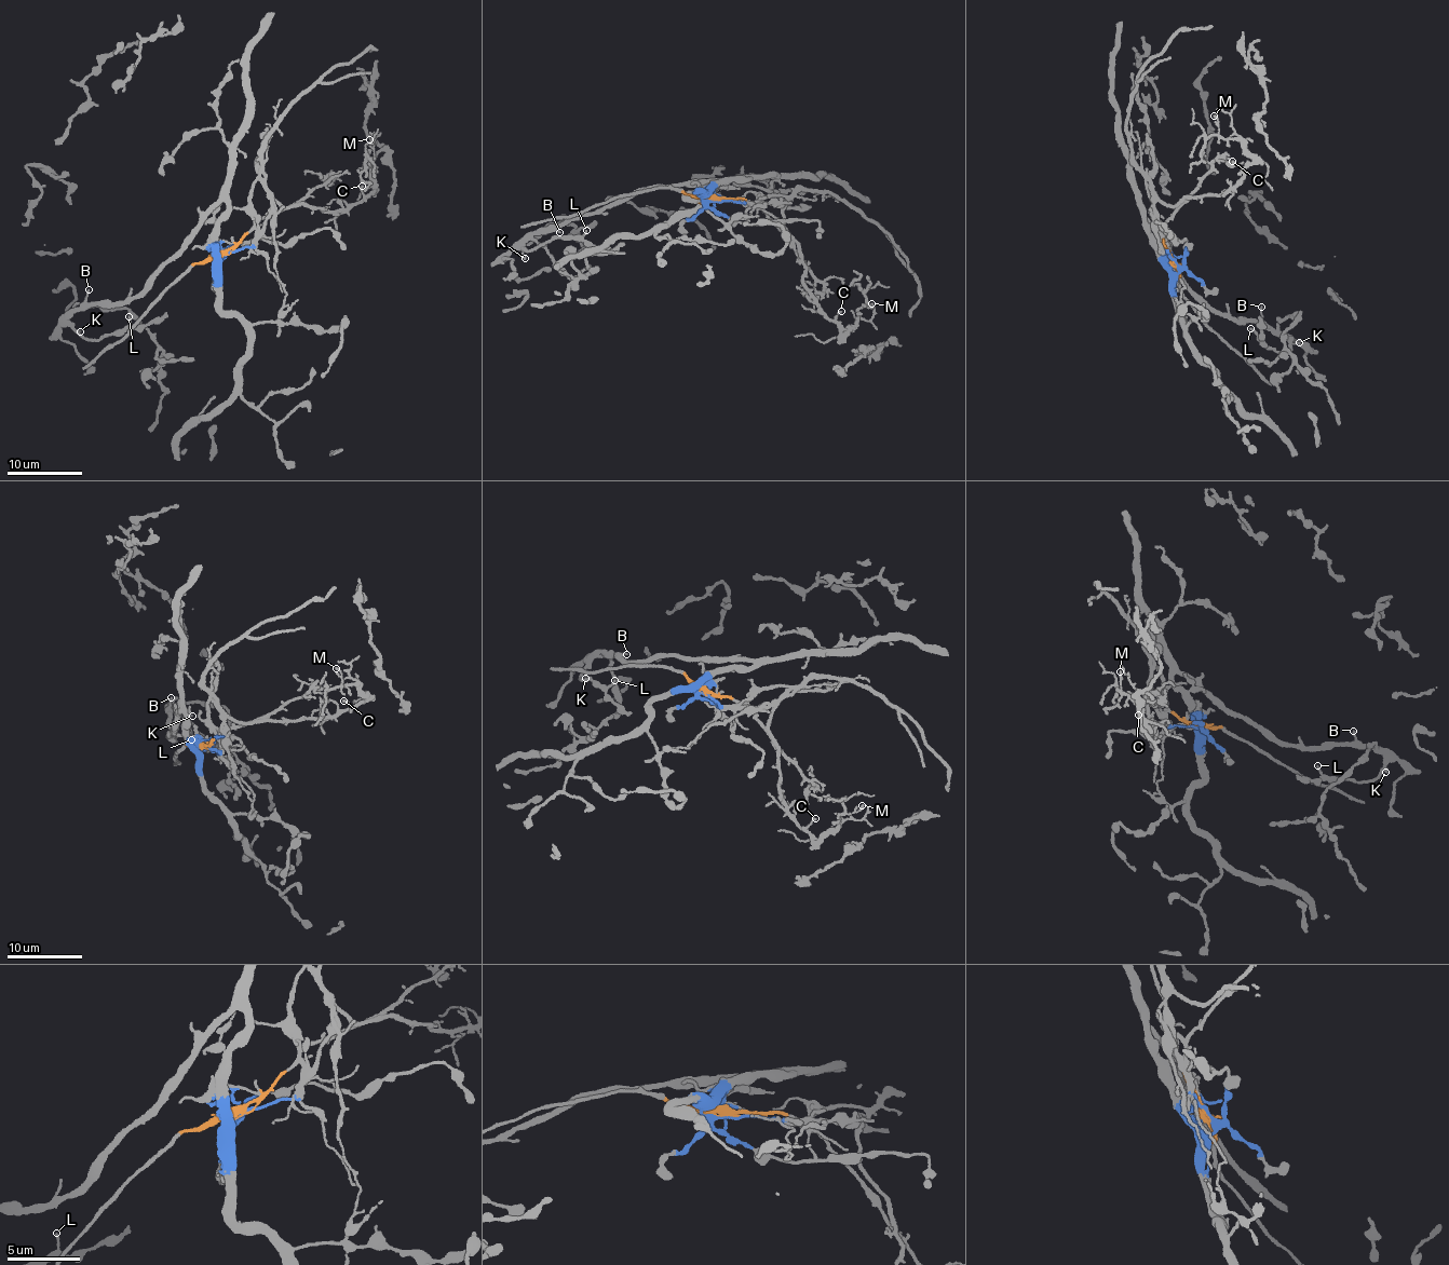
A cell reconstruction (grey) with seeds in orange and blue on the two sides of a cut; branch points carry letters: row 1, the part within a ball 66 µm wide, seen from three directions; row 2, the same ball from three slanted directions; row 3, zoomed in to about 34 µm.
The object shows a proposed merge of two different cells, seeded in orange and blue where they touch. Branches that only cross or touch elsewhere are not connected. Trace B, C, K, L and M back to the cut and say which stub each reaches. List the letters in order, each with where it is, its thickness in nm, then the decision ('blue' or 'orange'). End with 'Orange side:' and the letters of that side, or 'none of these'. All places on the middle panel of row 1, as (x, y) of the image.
B: (559, 232) | 90 nm | blue
C: (841, 311) | 120 nm | orange
K: (525, 258) | 130 nm | blue
L: (586, 230) | 120 nm | blue
M: (871, 303) | 120 nm | orange
Orange side: C, M

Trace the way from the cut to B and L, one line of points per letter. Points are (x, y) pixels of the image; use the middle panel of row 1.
B: (713, 200), (704, 198), (725, 182), (691, 180), (650, 186), (615, 205), (570, 215), (552, 228), (560, 232)
L: (713, 200), (704, 198), (725, 182), (650, 186), (541, 228), (522, 245), (529, 249), (586, 230)

